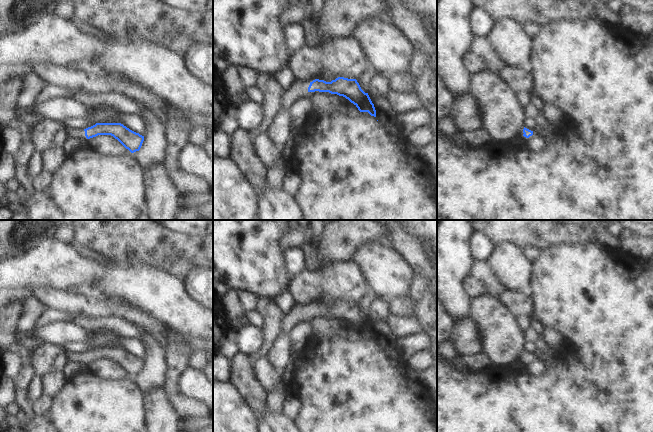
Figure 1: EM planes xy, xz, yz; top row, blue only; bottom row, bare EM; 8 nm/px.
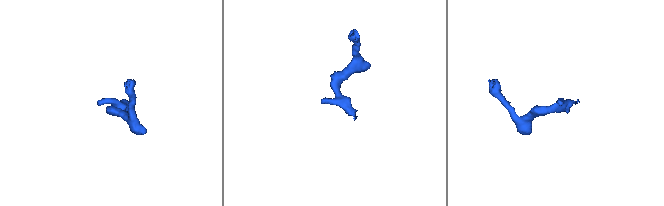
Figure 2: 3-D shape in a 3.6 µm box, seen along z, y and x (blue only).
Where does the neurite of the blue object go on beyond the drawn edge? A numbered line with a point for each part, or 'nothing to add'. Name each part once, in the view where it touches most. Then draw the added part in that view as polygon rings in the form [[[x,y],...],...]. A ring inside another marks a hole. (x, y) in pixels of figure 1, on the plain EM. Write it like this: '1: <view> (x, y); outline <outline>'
1: xz (298, 313); outline [[[301,304],[293,306],[281,321],[281,332],[288,335],[297,322],[308,321],[309,309],[309,306],[303,306]]]

